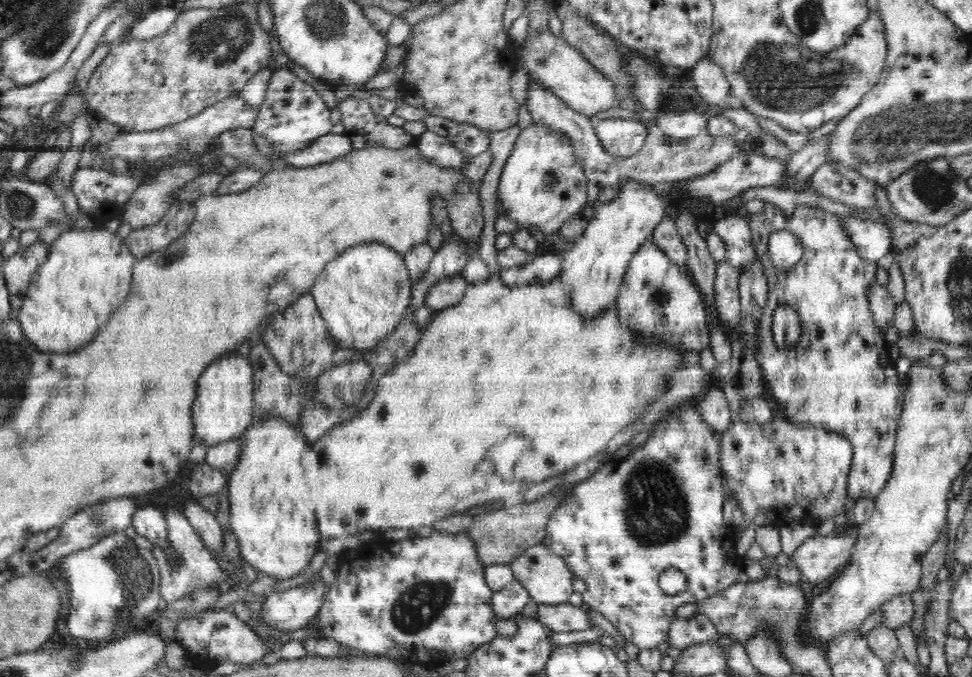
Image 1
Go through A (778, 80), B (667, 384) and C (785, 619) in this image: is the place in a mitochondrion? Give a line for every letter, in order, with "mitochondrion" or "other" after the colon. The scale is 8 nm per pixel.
A: mitochondrion
B: other
C: mitochondrion

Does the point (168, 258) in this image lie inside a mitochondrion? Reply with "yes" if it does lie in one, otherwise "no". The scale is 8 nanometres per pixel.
no

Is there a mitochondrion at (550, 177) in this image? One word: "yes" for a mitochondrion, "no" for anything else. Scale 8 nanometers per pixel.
yes

